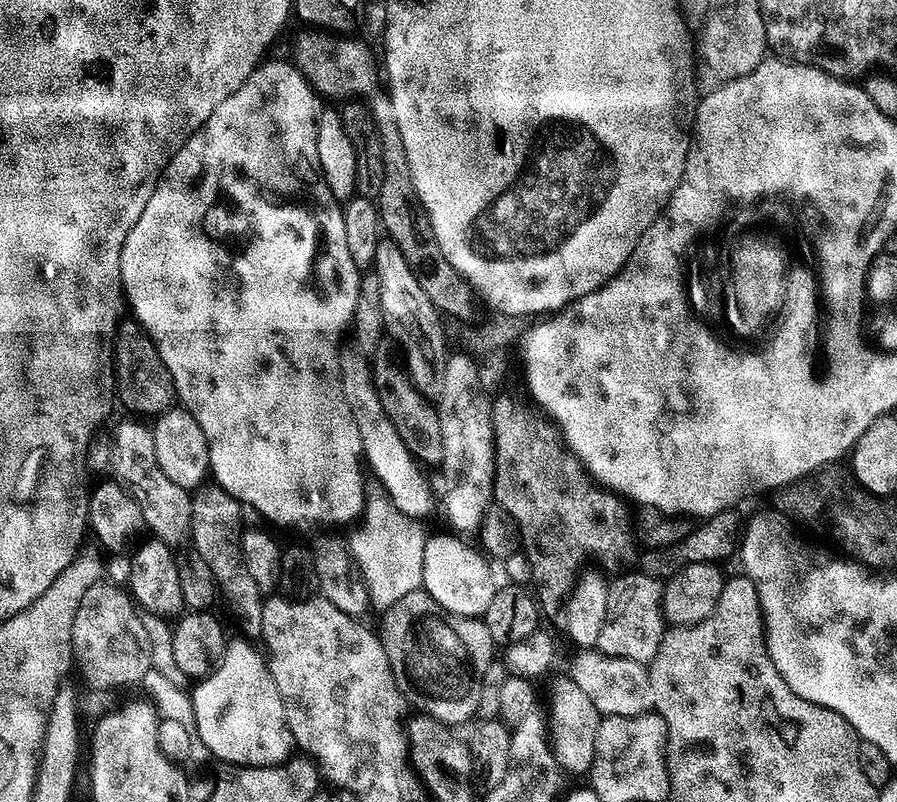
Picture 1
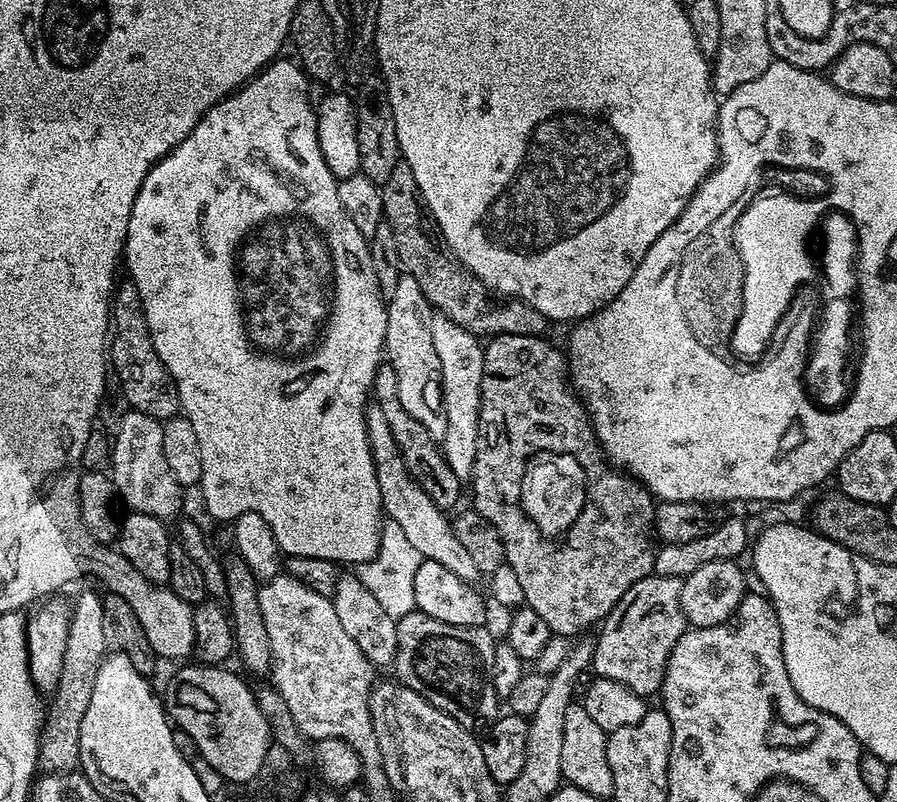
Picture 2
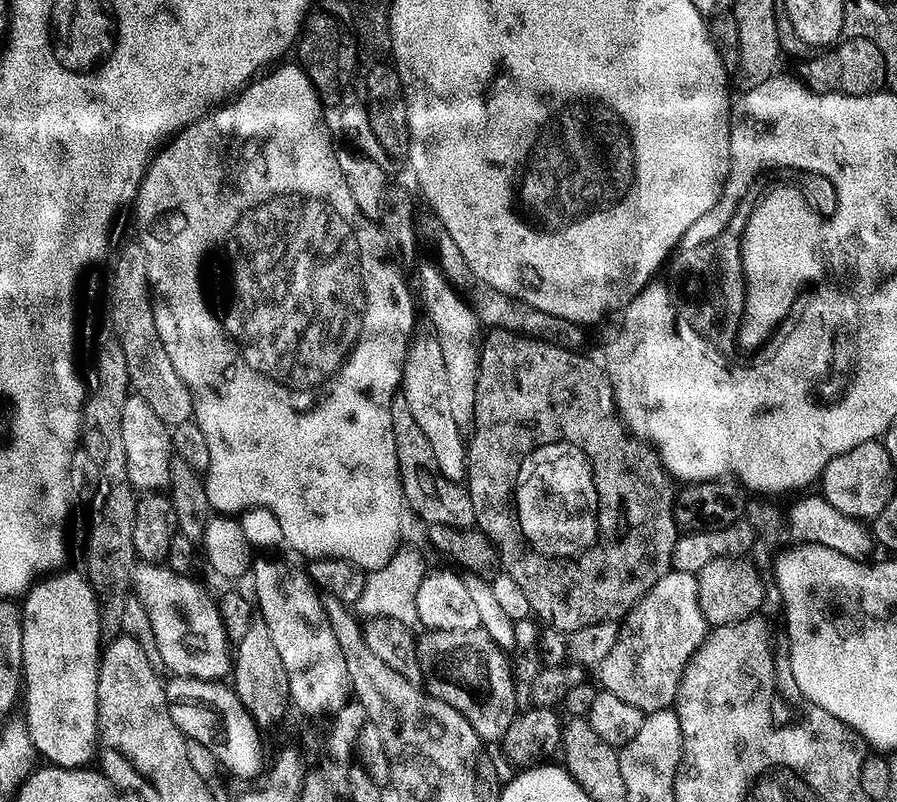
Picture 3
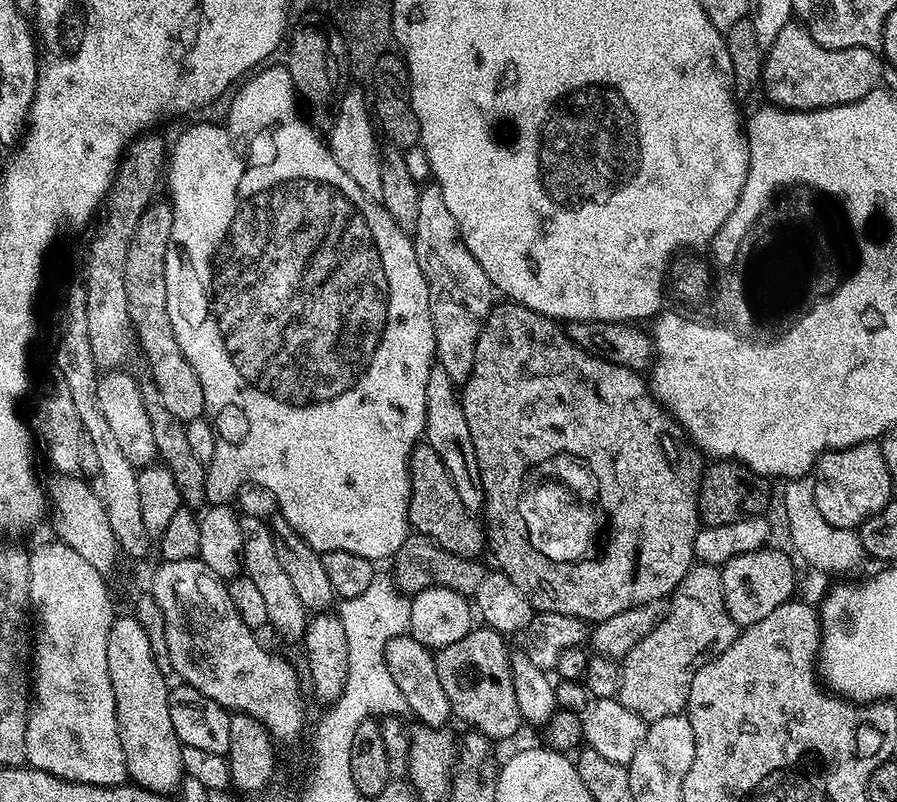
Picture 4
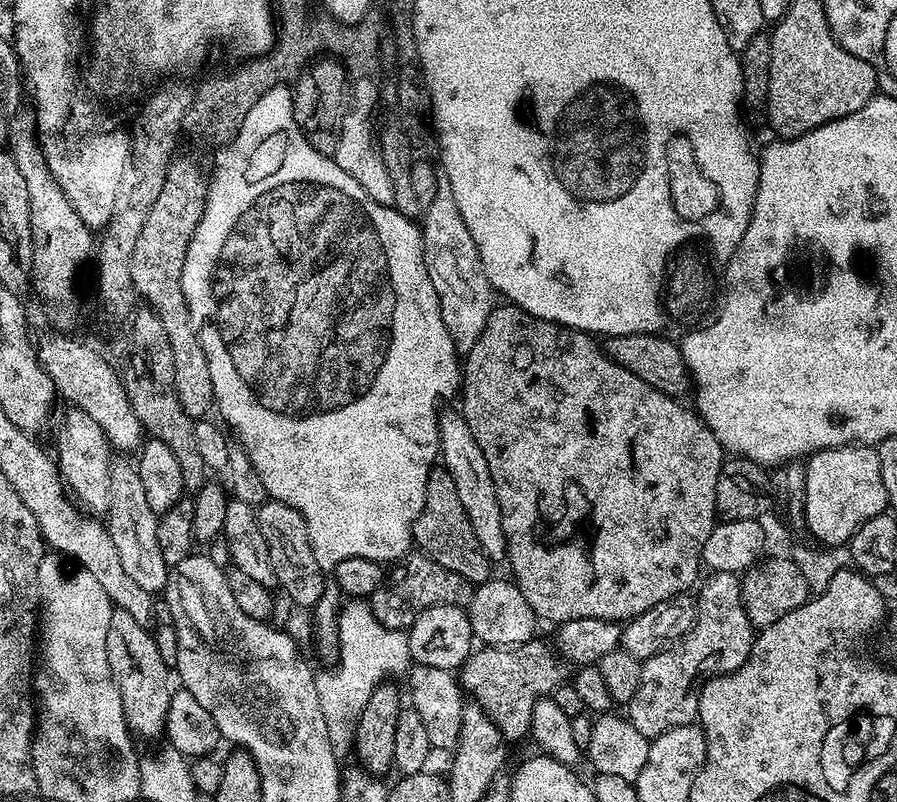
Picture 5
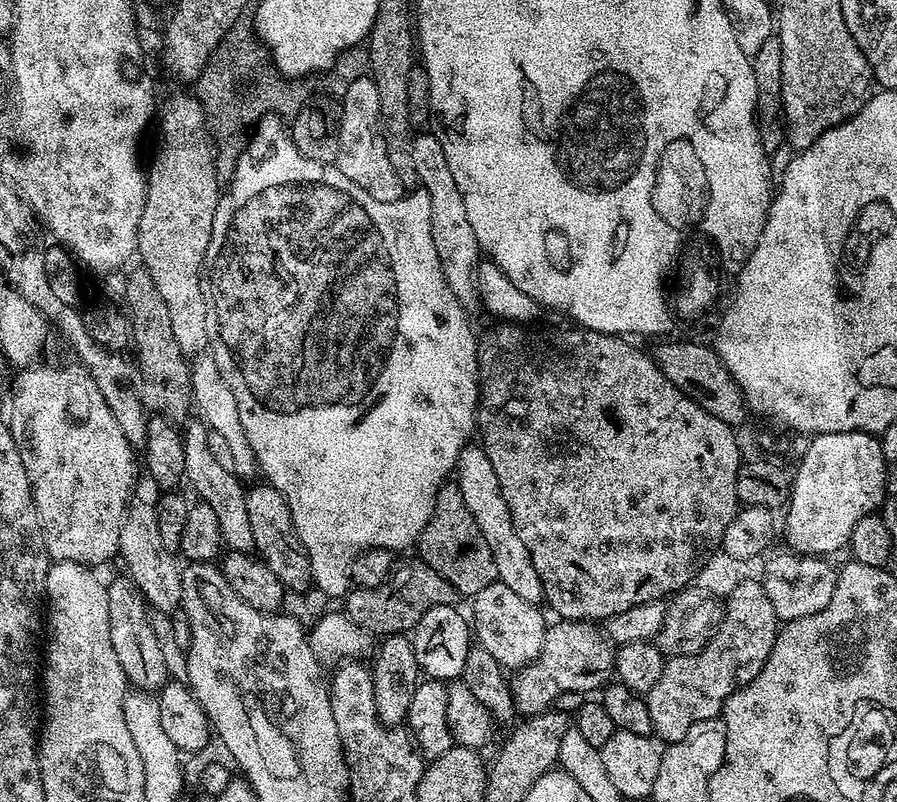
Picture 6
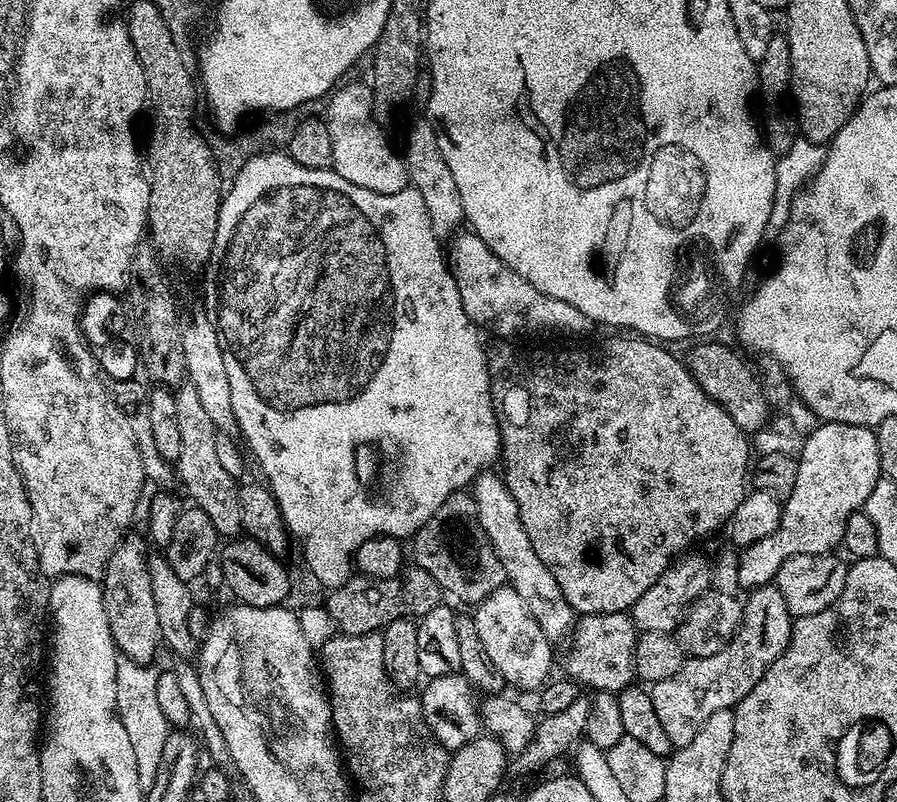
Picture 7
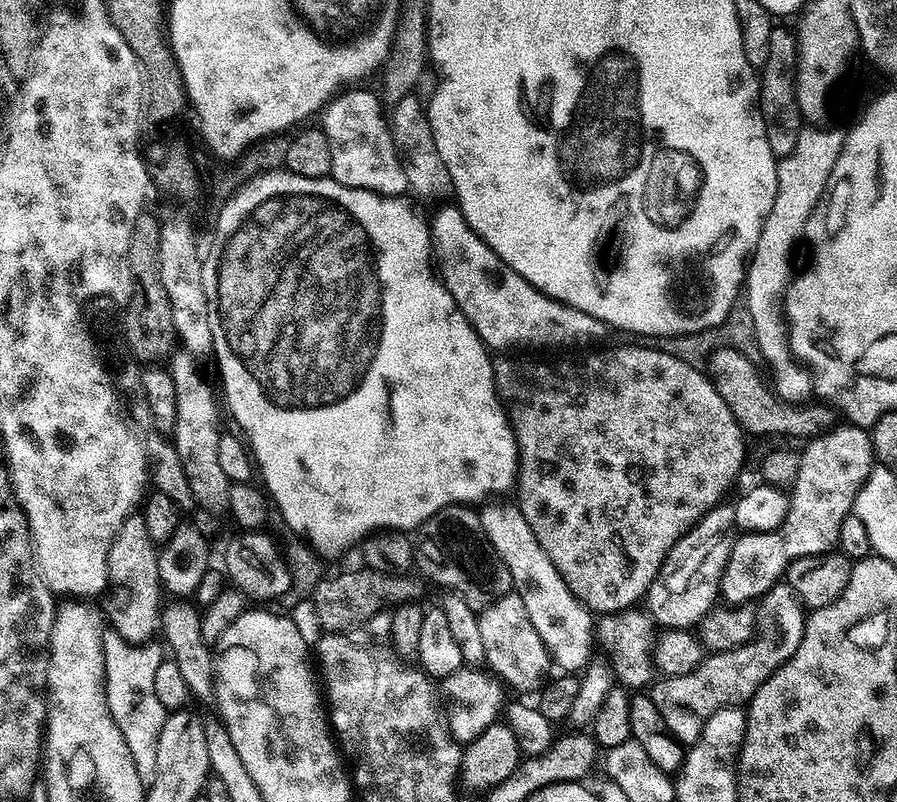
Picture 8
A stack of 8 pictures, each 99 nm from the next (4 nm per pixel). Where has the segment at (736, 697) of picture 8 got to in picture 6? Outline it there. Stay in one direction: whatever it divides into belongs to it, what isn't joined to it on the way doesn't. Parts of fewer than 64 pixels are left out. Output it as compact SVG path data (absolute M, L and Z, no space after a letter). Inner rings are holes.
M740 579L732 594L727 597L723 605L723 616L715 631L709 637L710 646L708 656L701 656L700 652L692 655L673 656L664 665L661 677L655 682L652 689L646 693L646 701L650 712L652 731L661 741L668 744L686 738L690 726L699 720L710 720L721 715L726 698L734 694L742 686L746 686L762 669L770 650L776 641L778 621L774 608L770 606L770 598L766 598L766 590L759 579Z

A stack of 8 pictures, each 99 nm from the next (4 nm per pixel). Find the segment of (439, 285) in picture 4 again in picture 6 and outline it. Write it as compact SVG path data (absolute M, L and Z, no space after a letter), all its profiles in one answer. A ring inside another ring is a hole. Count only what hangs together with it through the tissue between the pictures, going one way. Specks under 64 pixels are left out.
M424 130L420 133L414 135L413 138L414 165L423 193L428 197L428 226L432 228L434 234L434 250L438 250L444 277L457 300L465 306L471 306L472 303L475 305L478 300L476 265L482 259L482 249L474 234L474 226L470 226L470 217L466 214L466 202L462 190L458 190L458 182L454 182L454 174L450 174L450 162L446 162L446 150L442 150L439 135L431 130Z

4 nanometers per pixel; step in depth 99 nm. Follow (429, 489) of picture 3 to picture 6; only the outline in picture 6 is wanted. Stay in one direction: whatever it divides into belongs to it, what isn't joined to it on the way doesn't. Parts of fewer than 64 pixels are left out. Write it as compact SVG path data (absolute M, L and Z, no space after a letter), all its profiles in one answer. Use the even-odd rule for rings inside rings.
M446 482L438 490L430 522L426 522L418 541L419 548L419 559L446 578L461 597L474 598L486 586L497 583L494 554L490 554L490 546L486 546L486 538L482 538L482 530L478 530L478 522L474 522L474 514L470 514L466 498L462 498L462 490L455 482Z

